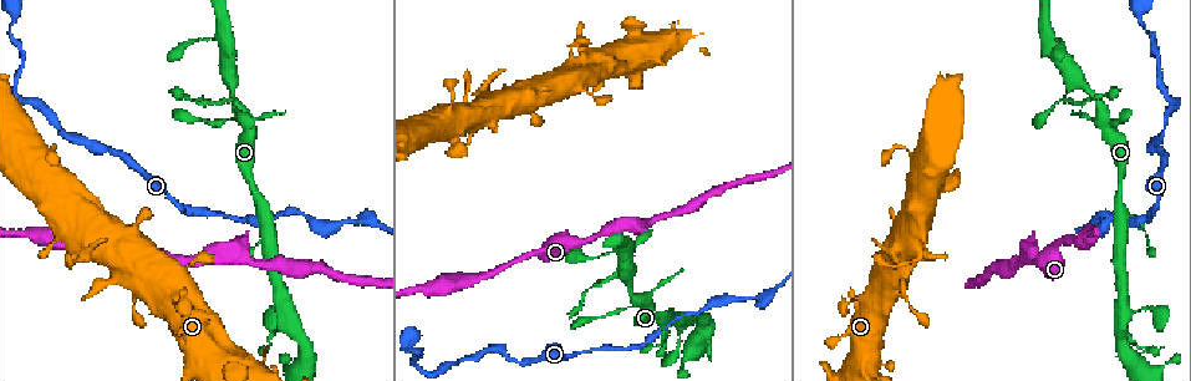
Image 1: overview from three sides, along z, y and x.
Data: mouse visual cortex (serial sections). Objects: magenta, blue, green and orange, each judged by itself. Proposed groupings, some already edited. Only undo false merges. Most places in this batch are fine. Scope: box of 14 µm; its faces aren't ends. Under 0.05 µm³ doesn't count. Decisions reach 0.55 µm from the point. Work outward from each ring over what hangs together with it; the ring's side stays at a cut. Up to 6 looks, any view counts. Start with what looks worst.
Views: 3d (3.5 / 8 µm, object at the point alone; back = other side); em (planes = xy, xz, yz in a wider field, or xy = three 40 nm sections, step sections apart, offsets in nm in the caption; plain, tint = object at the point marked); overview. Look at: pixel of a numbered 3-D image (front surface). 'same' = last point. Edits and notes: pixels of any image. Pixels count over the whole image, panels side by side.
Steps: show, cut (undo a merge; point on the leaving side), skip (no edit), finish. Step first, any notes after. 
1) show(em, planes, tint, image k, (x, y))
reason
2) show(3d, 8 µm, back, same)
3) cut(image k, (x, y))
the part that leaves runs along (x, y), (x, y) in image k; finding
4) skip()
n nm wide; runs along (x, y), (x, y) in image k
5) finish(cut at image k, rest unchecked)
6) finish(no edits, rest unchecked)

show(3d, 3.5 µm, image 1, (761, 296))
thin neck

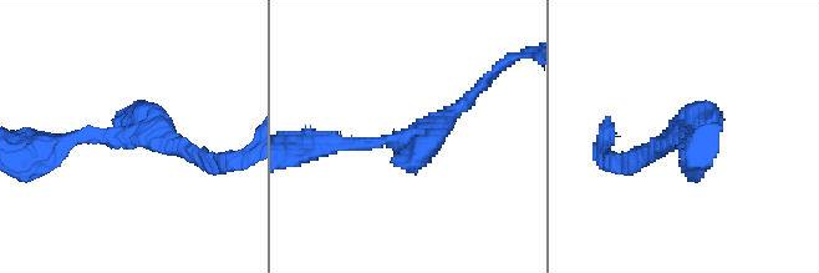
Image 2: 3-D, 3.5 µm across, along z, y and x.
show(em, xy, step 5, tint, image 2, (403, 138))
shape alone is not enough

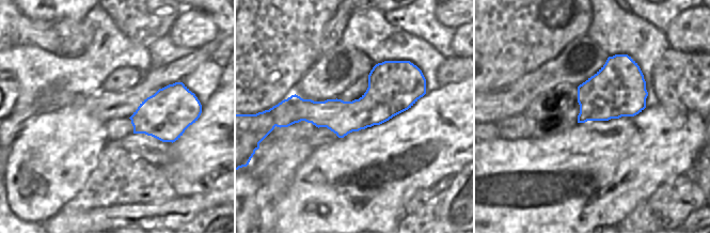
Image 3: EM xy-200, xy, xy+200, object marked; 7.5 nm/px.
skip()
runs along (421, 90), (367, 111), (284, 106) in image 3; continuous, no second cell

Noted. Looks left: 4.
show(3d, 8 µm, back, image 1, (133, 310))
narrows sharply

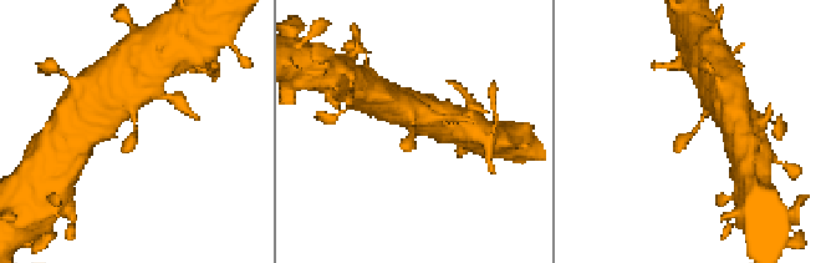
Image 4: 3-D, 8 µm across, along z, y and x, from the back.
show(3d, 3.5 µm, back, image 4, (696, 131))

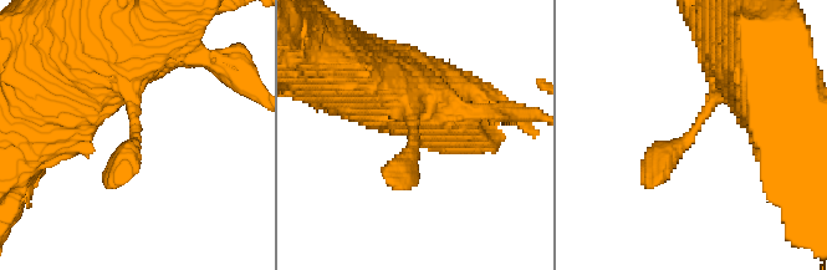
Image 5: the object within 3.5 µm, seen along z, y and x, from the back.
show(em, planes, tint, image 5, (694, 136))
shape alone is not enough

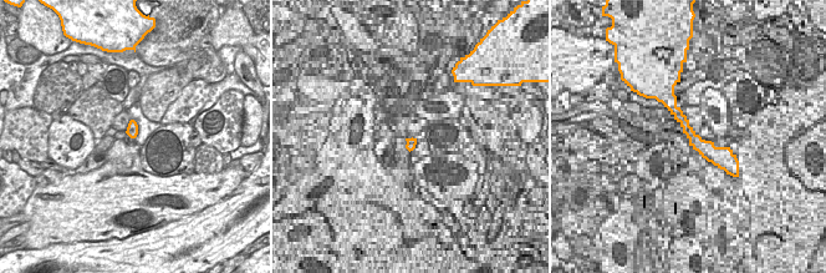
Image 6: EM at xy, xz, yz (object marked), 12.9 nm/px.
skip()
runs along (719, 57), (719, 91), (652, 187) in image 5; one cell here

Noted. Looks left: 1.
finish(no edits, rest unchecked)

